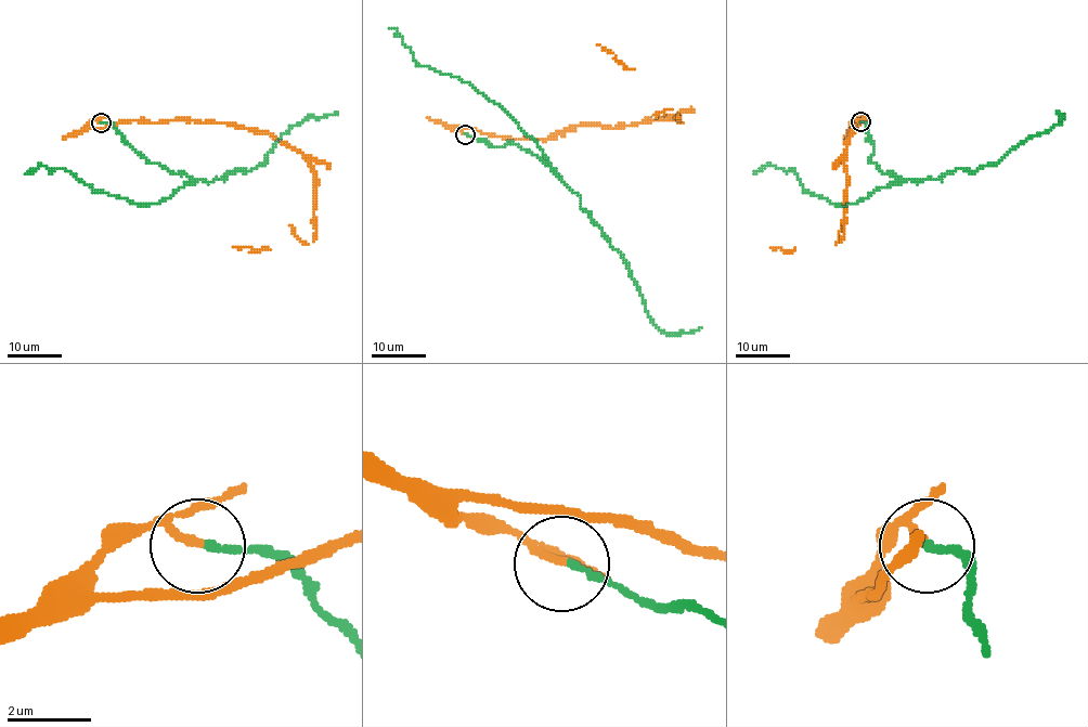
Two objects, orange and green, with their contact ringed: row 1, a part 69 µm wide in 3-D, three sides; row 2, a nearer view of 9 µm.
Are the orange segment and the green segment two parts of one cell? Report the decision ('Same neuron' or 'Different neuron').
Different neuron

